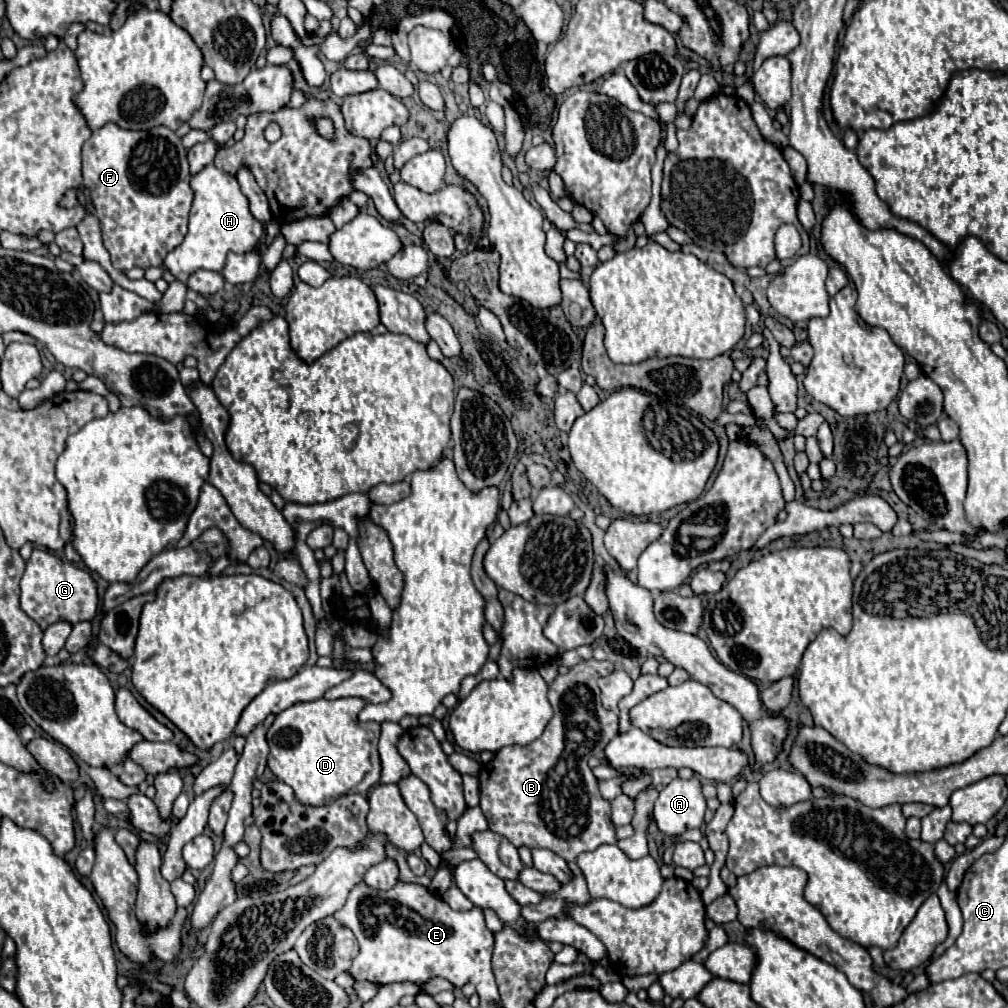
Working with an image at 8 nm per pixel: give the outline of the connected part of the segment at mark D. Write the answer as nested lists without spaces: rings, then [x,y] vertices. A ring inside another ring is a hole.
[[[338,698],[338,700],[312,700],[312,702],[300,702],[296,706],[290,706],[284,710],[284,714],[278,714],[272,722],[272,726],[266,732],[266,740],[270,746],[268,754],[268,768],[272,774],[288,784],[294,790],[294,796],[298,802],[306,806],[322,806],[330,800],[336,800],[342,794],[348,792],[366,792],[380,780],[380,756],[378,756],[378,736],[380,726],[376,722],[360,722],[356,714],[360,712],[360,706],[366,702],[360,702],[360,698]]]

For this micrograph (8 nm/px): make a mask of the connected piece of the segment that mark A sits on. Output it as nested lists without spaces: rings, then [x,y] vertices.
[[[676,778],[660,794],[654,804],[654,820],[662,834],[680,836],[690,828],[704,824],[706,798],[702,796],[700,780]]]

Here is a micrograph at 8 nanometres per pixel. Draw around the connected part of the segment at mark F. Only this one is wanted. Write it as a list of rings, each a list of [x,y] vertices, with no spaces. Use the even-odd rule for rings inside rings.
[[[106,124],[92,132],[82,146],[82,178],[90,190],[90,204],[96,208],[96,216],[102,226],[104,246],[112,256],[112,264],[118,270],[126,268],[150,268],[160,266],[170,250],[174,250],[188,232],[188,212],[192,204],[190,172],[186,150],[174,130],[166,126],[154,128],[154,132],[120,130],[116,124]]]

